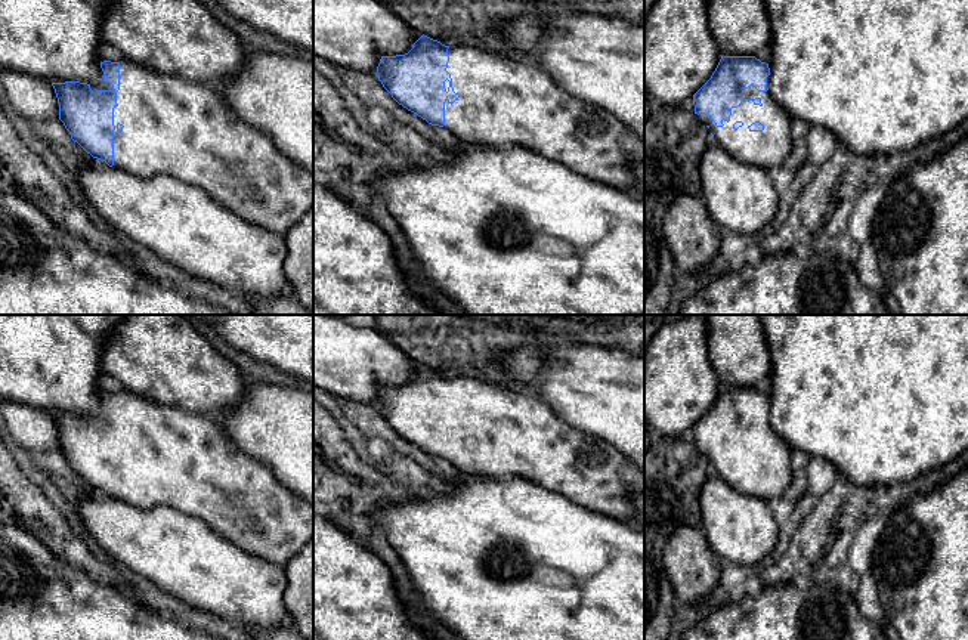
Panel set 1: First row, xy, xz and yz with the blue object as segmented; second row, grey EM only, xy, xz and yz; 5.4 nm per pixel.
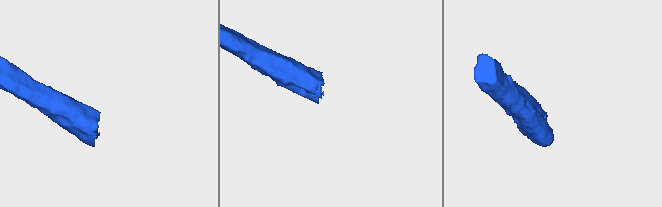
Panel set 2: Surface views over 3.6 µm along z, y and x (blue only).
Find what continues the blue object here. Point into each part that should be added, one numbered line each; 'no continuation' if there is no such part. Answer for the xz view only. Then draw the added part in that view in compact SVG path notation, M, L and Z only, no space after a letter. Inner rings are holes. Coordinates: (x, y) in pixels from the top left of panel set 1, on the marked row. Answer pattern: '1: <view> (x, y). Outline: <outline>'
1: xz (503, 102). Outline: M464 44L449 47L448 56L446 71L451 74L454 92L460 98L454 103L446 99L443 127L460 142L531 149L581 176L631 192L635 177L630 164L644 160L644 139L627 129L616 115L597 105L587 105L575 99L535 65Z

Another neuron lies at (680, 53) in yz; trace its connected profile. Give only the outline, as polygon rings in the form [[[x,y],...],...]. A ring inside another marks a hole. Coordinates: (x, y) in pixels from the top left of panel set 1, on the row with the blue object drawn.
[[[658,0],[644,24],[644,89],[661,105],[681,106],[711,78],[721,55],[709,30],[708,0]]]

